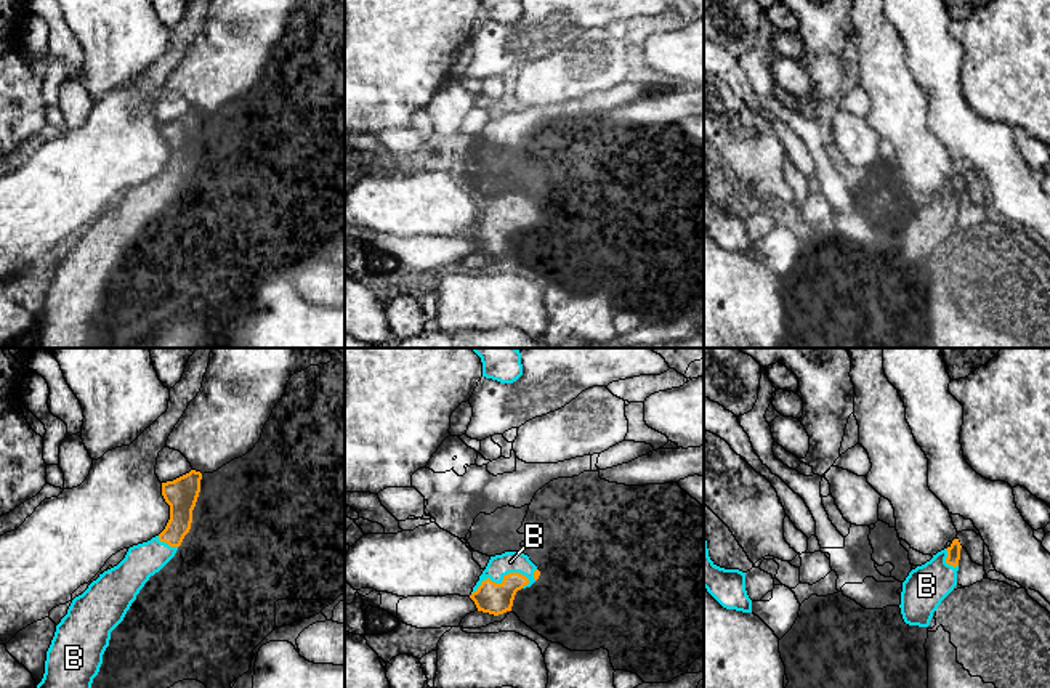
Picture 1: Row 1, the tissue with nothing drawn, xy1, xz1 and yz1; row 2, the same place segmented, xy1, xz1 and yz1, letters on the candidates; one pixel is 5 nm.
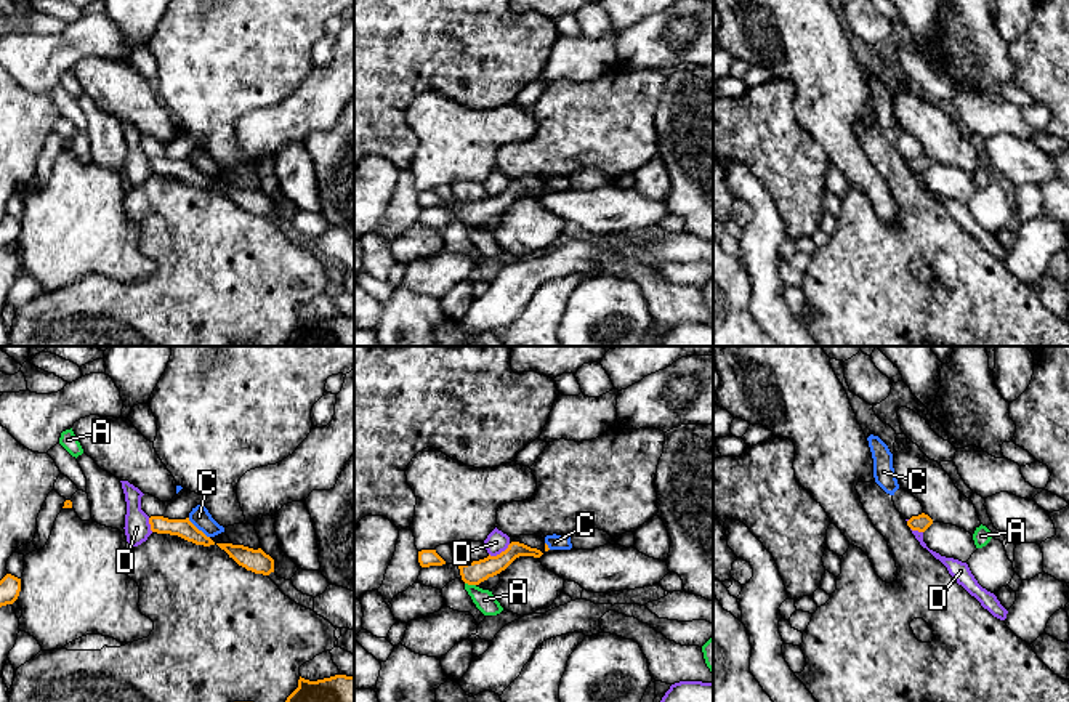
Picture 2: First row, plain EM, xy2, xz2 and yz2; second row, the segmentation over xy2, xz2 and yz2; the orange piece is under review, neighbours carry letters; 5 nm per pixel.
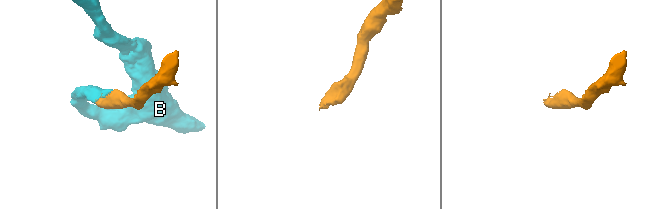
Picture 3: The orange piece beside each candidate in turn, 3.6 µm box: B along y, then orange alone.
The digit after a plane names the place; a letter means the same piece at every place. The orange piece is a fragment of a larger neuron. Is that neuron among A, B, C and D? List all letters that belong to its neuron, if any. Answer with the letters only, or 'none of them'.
B

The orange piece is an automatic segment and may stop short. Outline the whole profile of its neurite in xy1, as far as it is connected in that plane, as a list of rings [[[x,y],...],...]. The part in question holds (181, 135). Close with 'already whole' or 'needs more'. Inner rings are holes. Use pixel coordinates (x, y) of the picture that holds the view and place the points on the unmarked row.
[[[191,111],[162,123],[162,136],[170,146],[165,170],[130,188],[117,207],[99,215],[72,241],[46,292],[45,314],[35,330],[37,348],[87,348],[111,273],[123,261],[149,218],[175,197],[189,173],[200,120],[202,114]]]; needs more

